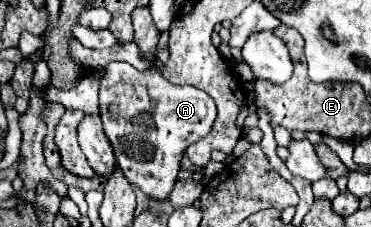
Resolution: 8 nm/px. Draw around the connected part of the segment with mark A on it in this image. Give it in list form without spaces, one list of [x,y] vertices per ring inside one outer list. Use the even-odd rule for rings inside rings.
[[[110,62],[100,80],[100,118],[124,176],[146,196],[168,200],[186,148],[212,130],[216,104],[198,88],[172,86],[158,68],[144,72],[126,62]]]

